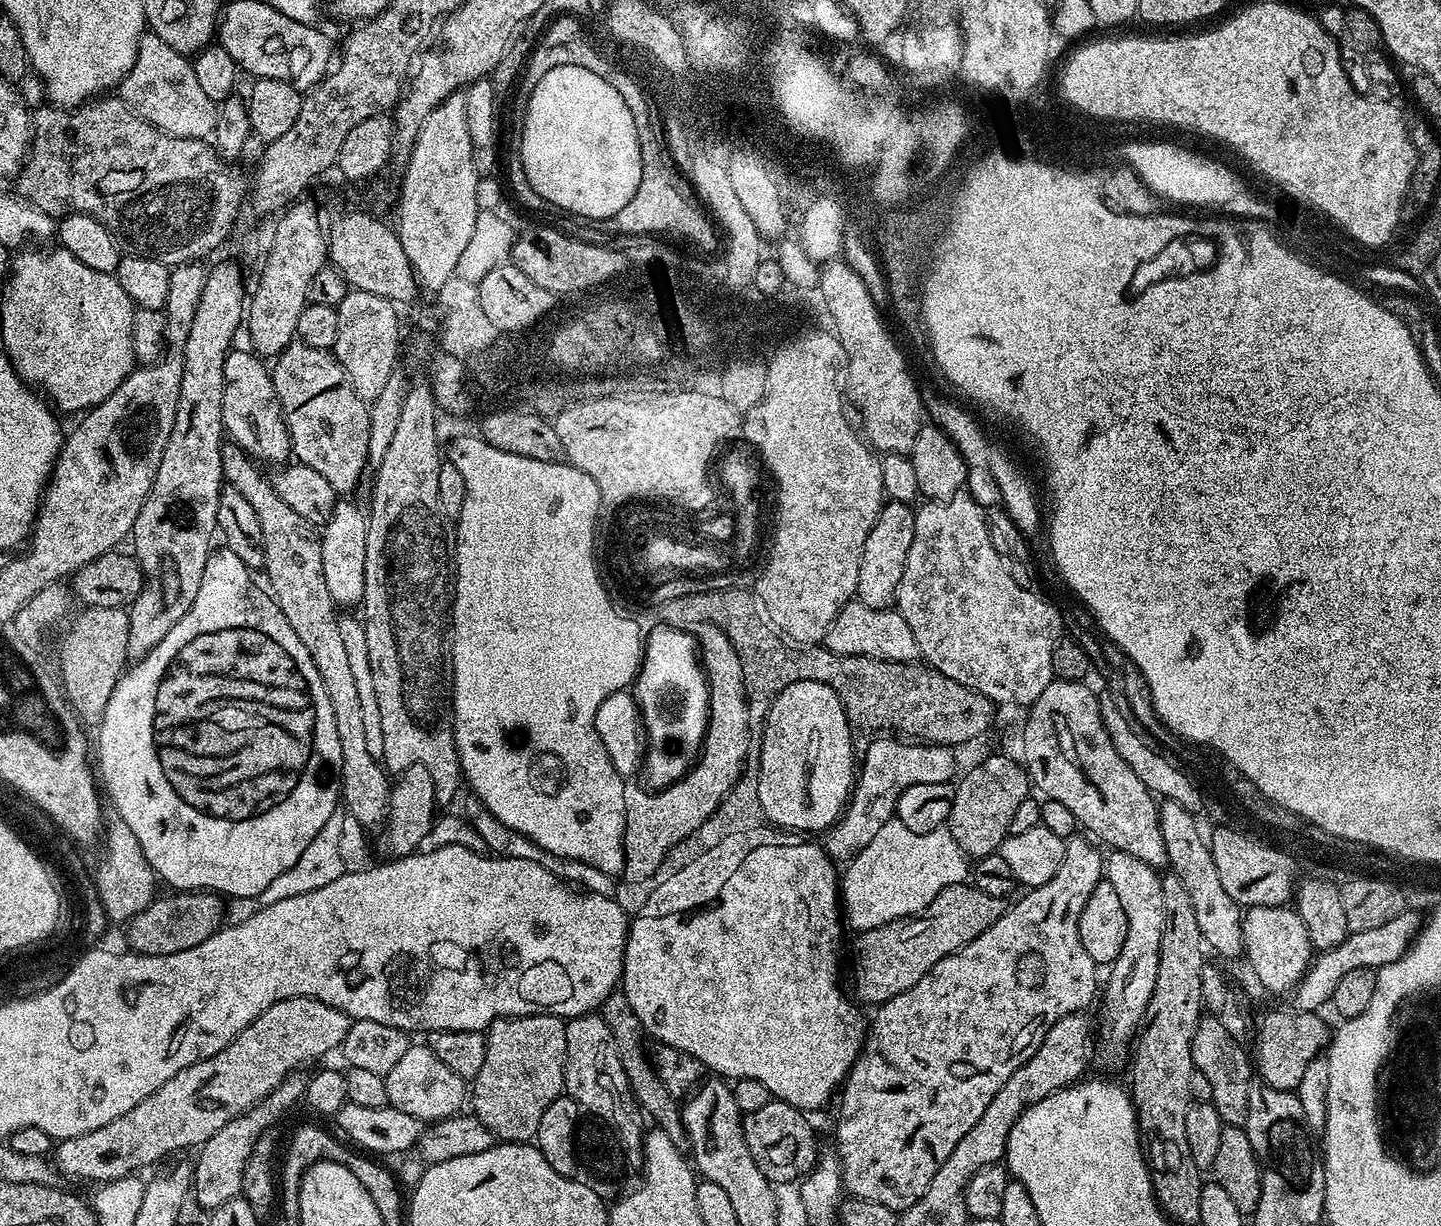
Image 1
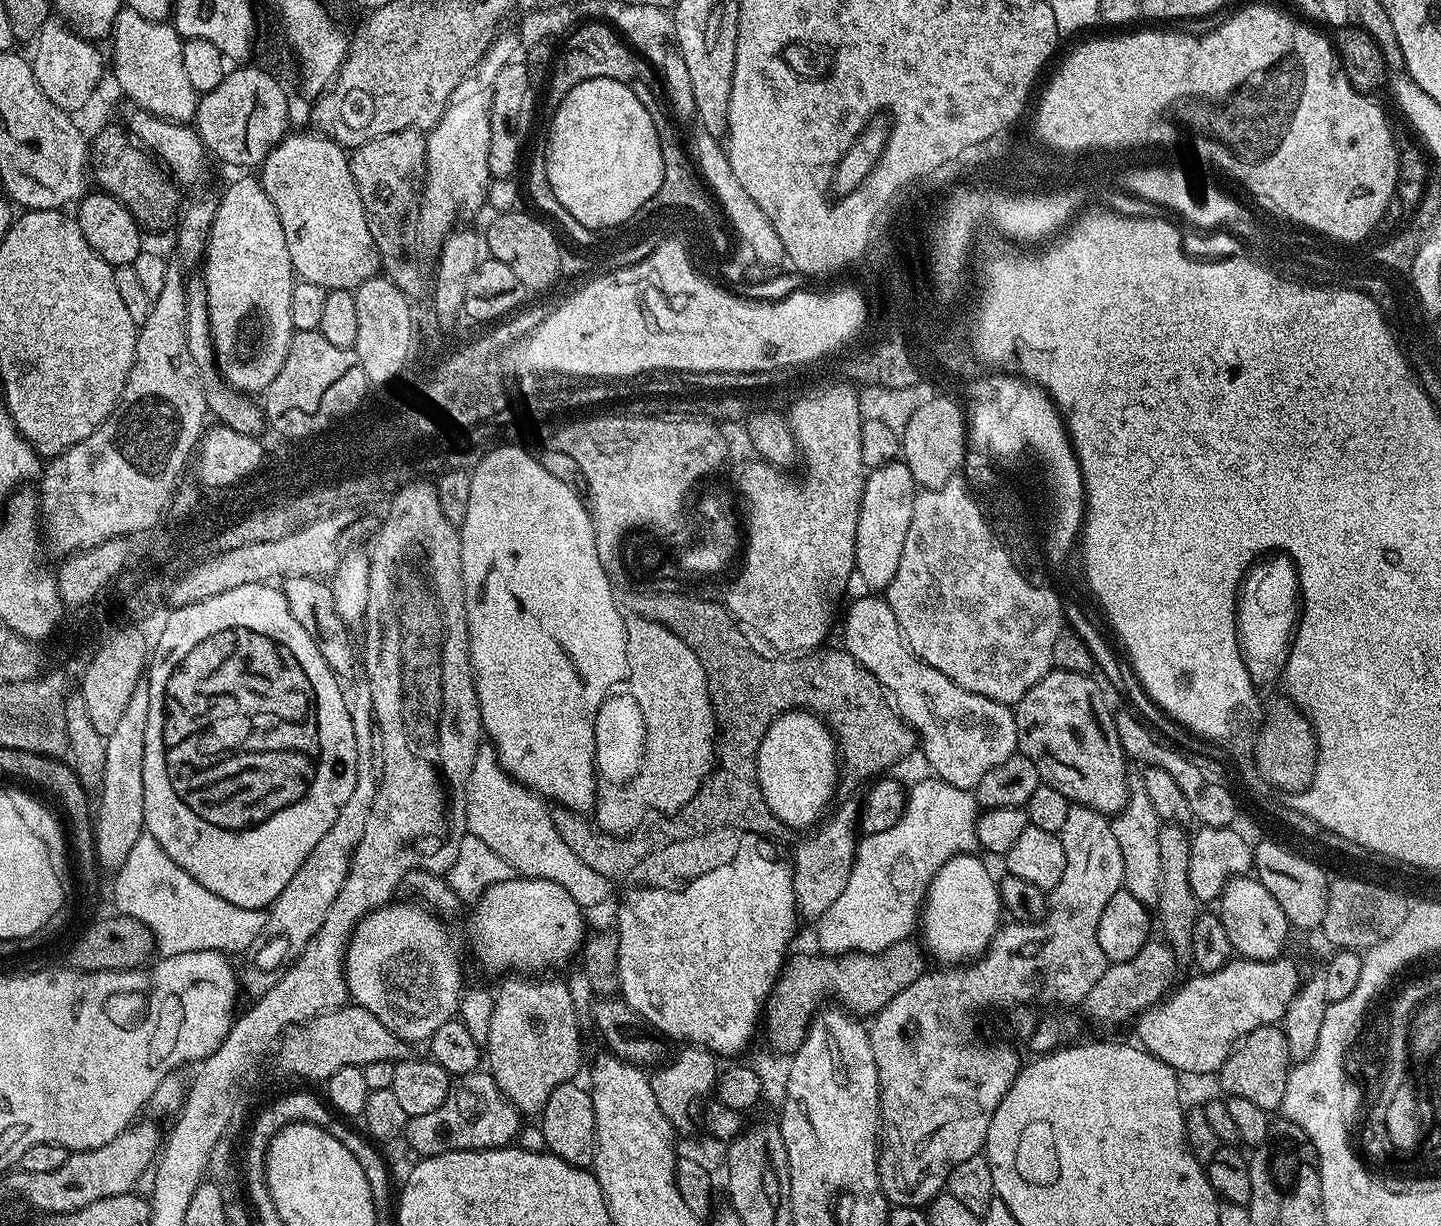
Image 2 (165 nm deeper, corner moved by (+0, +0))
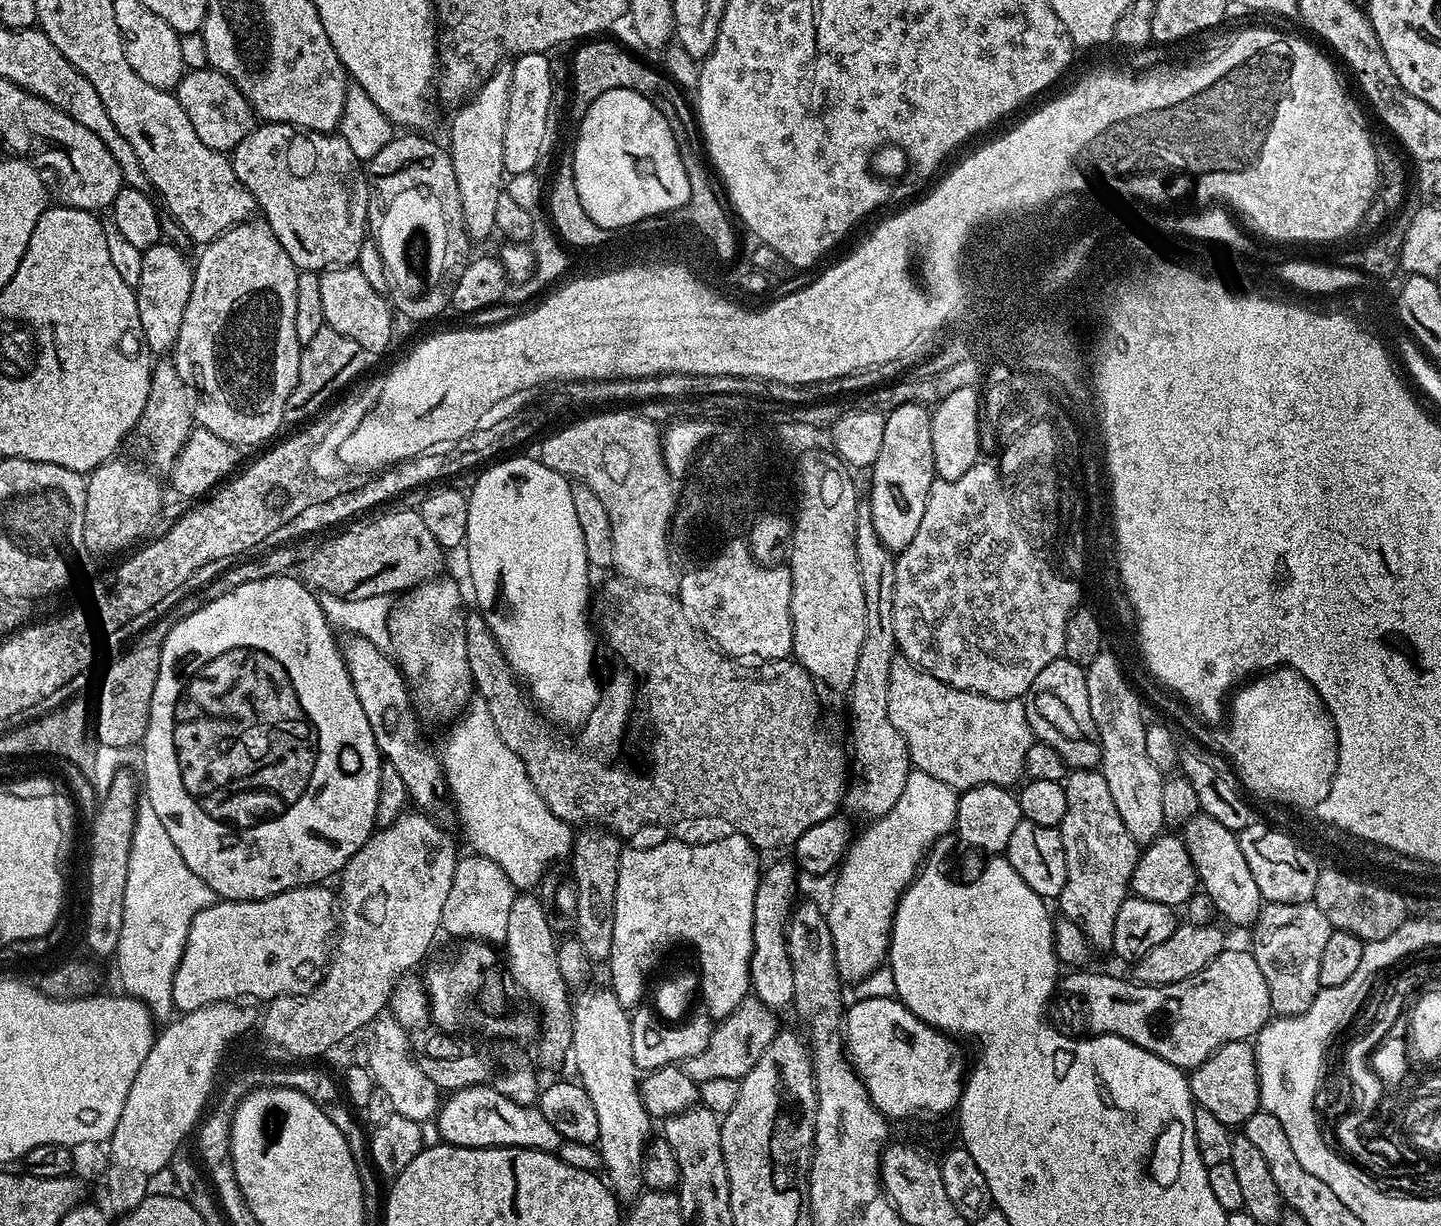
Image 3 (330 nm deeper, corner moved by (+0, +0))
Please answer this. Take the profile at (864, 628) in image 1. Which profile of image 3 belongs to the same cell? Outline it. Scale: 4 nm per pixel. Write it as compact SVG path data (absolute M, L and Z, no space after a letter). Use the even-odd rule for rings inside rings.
M897 654L890 666L888 705L890 722L906 738L913 765L946 786L955 790L983 784L1012 786L1025 775L1024 763L1034 737L1023 699L995 700L951 688Z

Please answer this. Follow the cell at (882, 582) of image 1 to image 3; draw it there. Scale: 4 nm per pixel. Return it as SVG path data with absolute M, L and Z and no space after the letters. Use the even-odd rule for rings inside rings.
M904 405L887 413L884 421L886 430L882 433L882 450L878 450L878 458L870 469L872 485L868 488L866 507L870 510L872 525L880 541L889 552L899 554L906 546L910 546L914 534L918 534L922 514L926 514L926 498L930 494L930 486L938 479L934 466L934 442L930 442L932 413L922 405Z

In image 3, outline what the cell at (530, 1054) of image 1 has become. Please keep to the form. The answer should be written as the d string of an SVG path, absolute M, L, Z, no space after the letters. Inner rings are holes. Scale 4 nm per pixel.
M532 890L521 891L514 898L510 909L510 918L507 919L506 936L502 948L503 951L508 951L508 960L506 956L507 975L514 978L520 991L532 1001L542 1017L542 1027L538 1033L538 1045L540 1044L540 1060L548 1068L556 1068L563 1060L567 1061L572 1046L572 1006L574 1000L570 995L568 983L562 978L562 970L558 970L557 943L557 933L553 932L550 922L546 922L546 914L540 905L539 895Z

